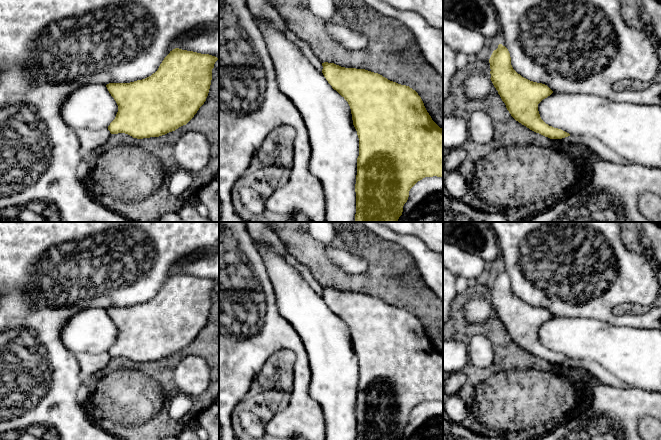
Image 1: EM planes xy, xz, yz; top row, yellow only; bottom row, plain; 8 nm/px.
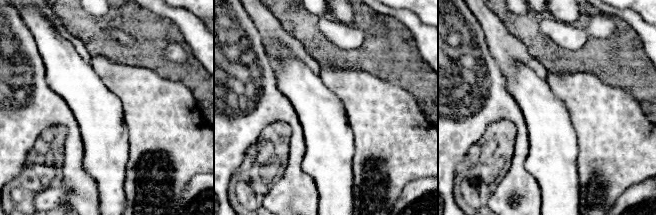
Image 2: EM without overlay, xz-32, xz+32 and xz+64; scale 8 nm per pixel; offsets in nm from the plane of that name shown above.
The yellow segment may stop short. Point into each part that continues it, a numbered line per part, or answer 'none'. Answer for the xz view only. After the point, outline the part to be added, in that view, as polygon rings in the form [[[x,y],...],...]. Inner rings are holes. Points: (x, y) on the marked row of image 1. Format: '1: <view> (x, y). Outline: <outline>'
1: xz (262, 9). Outline: [[[245,0],[247,7],[253,16],[259,18],[263,24],[273,27],[280,34],[284,35],[289,41],[294,43],[301,53],[310,61],[310,63],[320,72],[323,66],[320,59],[314,54],[311,46],[295,33],[293,33],[284,18],[279,12],[268,2],[268,0]]]

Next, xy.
1: xy (91, 142). Outline: [[[103,128],[98,131],[78,129],[75,132],[80,141],[81,151],[85,155],[96,154],[111,136],[108,128]]]

